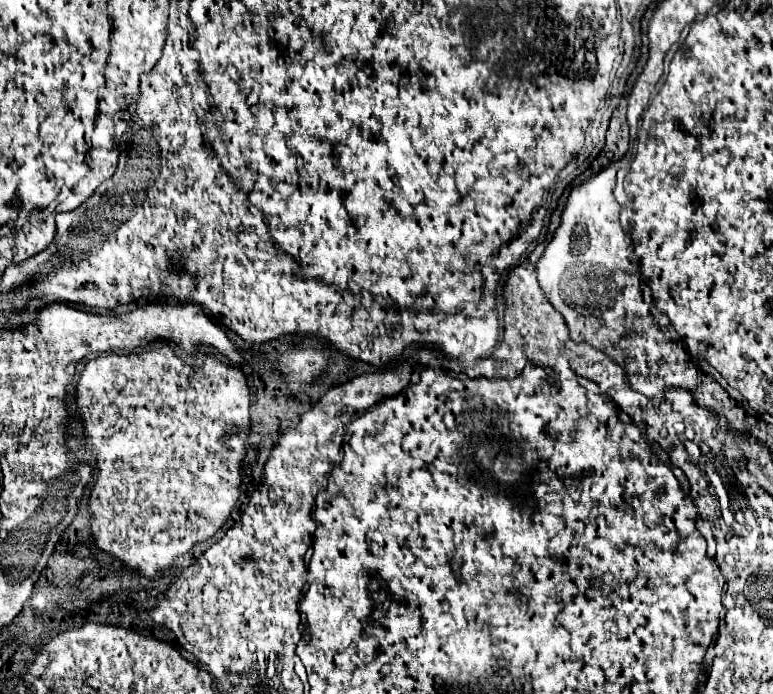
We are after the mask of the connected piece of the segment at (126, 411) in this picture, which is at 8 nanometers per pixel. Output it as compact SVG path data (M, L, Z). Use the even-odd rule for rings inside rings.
M161 346L149 352L129 354L129 356L99 354L97 358L89 360L83 368L83 374L79 378L79 388L77 388L77 408L83 416L85 450L91 450L97 454L97 472L93 478L89 510L93 514L91 534L99 550L121 560L129 568L139 570L139 574L153 578L157 572L167 570L177 556L185 554L195 544L211 538L229 520L231 508L237 504L237 498L239 498L239 484L241 484L239 468L241 468L241 460L245 458L245 438L249 428L249 386L247 386L247 378L239 368L229 368L211 356L207 356L201 366L187 366L183 364L181 358L175 356L175 352L169 346Z

